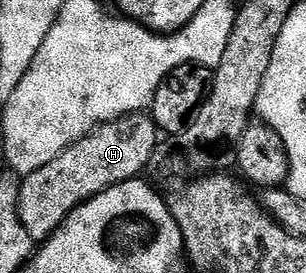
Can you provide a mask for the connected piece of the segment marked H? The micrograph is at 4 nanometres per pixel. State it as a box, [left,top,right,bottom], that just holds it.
[19,112,160,243]

